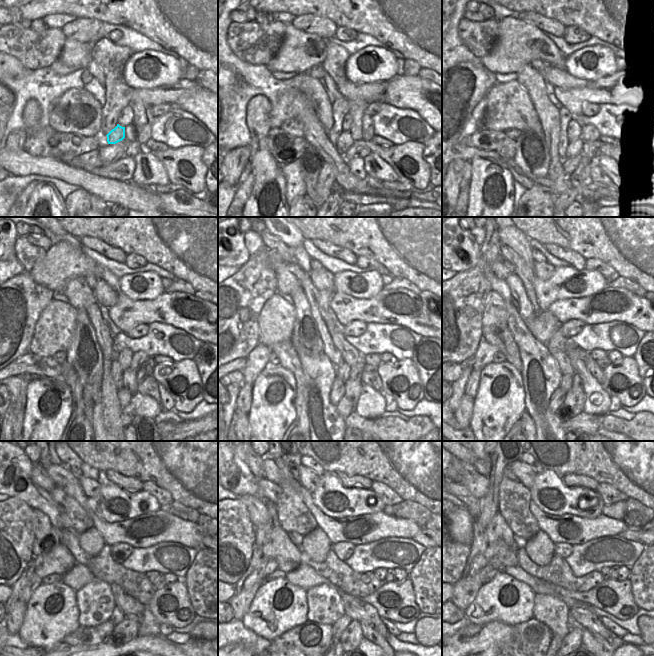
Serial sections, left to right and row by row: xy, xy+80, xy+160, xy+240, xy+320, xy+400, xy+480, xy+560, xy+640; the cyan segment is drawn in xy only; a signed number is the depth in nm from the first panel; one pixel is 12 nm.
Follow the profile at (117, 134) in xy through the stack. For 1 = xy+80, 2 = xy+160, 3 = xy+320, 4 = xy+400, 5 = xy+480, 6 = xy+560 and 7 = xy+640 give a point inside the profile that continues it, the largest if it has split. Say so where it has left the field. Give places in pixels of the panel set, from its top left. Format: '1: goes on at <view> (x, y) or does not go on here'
1: goes on at xy+80 (345, 141)
2: goes on at xy+160 (574, 148)
3: goes on at xy+320 (353, 388)
4: goes on at xy+400 (574, 401)
5: goes on at xy+480 (127, 630)
6: goes on at xy+560 (350, 639)
7: goes on at xy+640 (572, 641)

